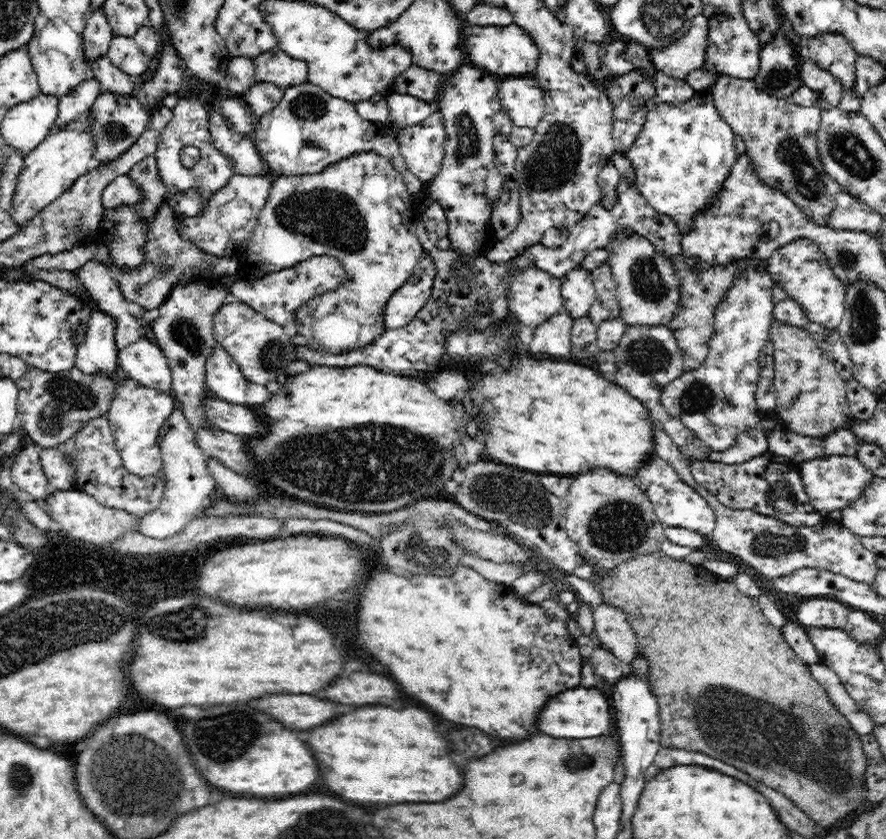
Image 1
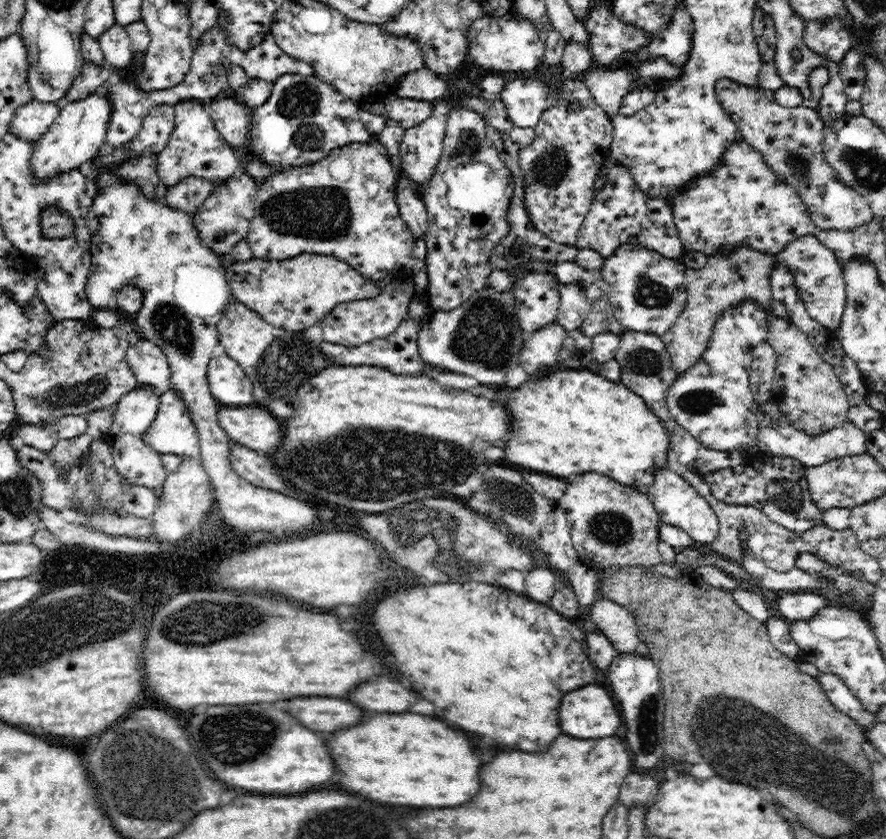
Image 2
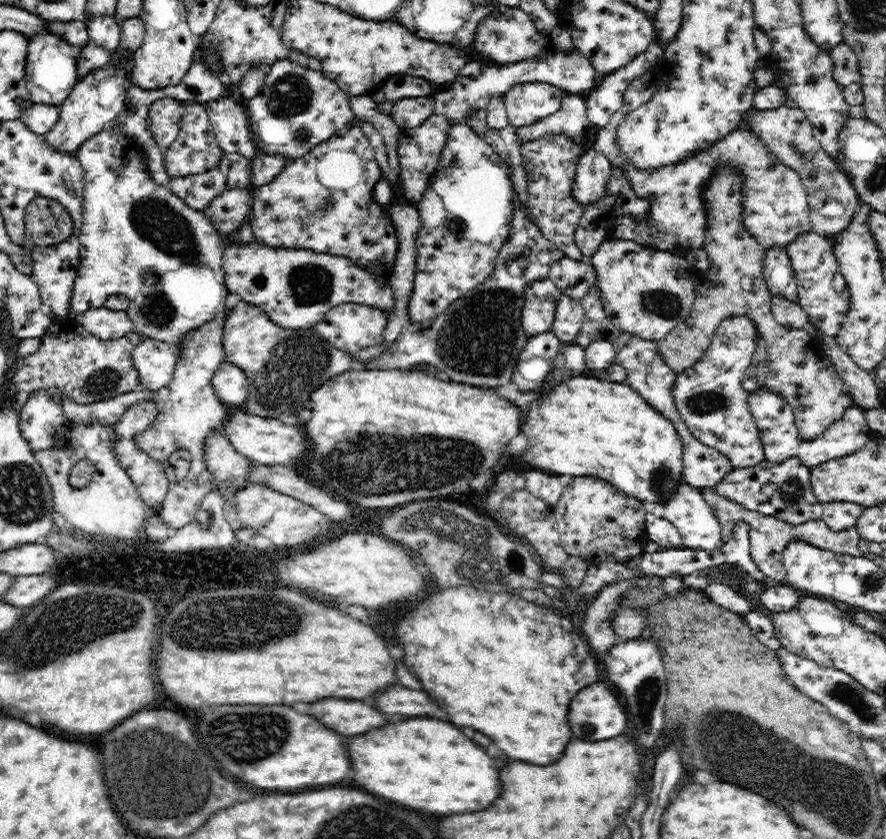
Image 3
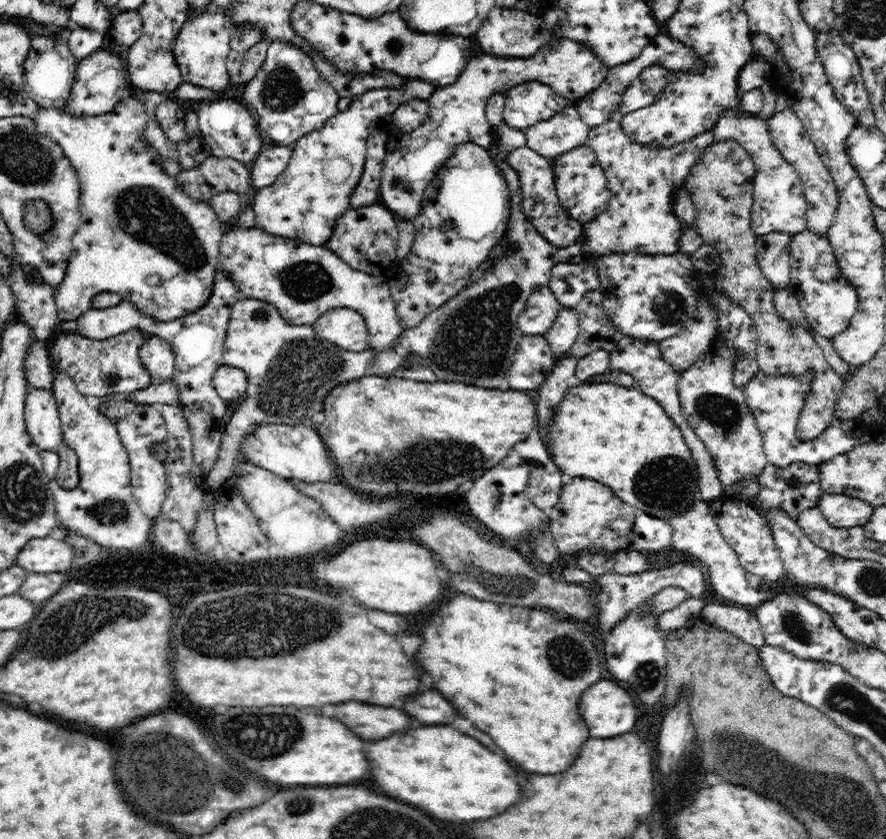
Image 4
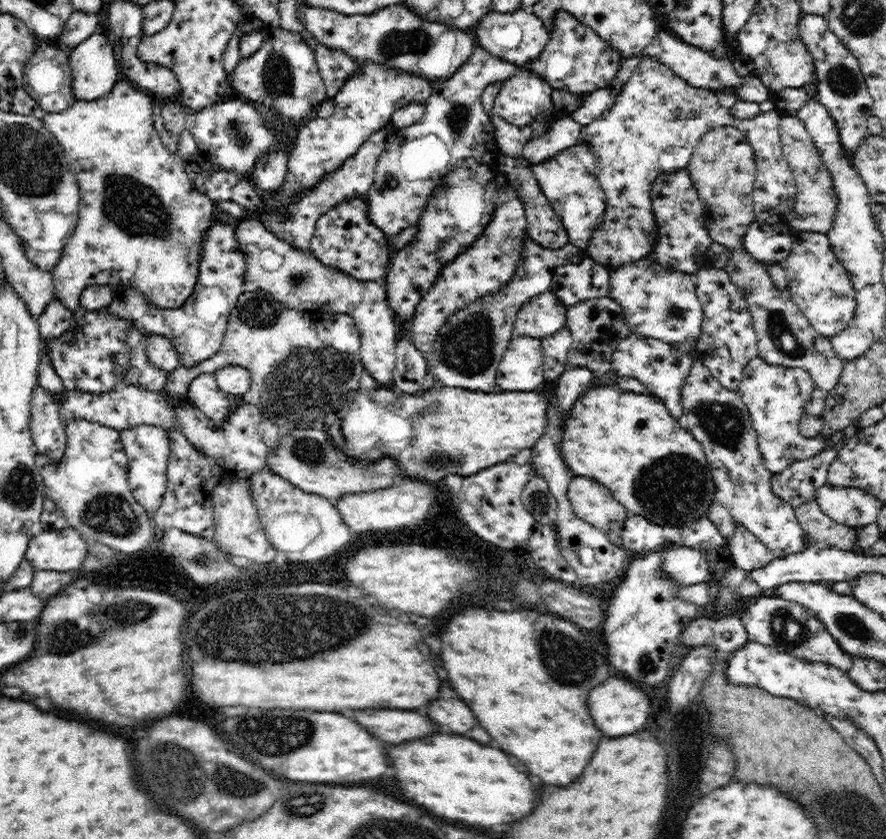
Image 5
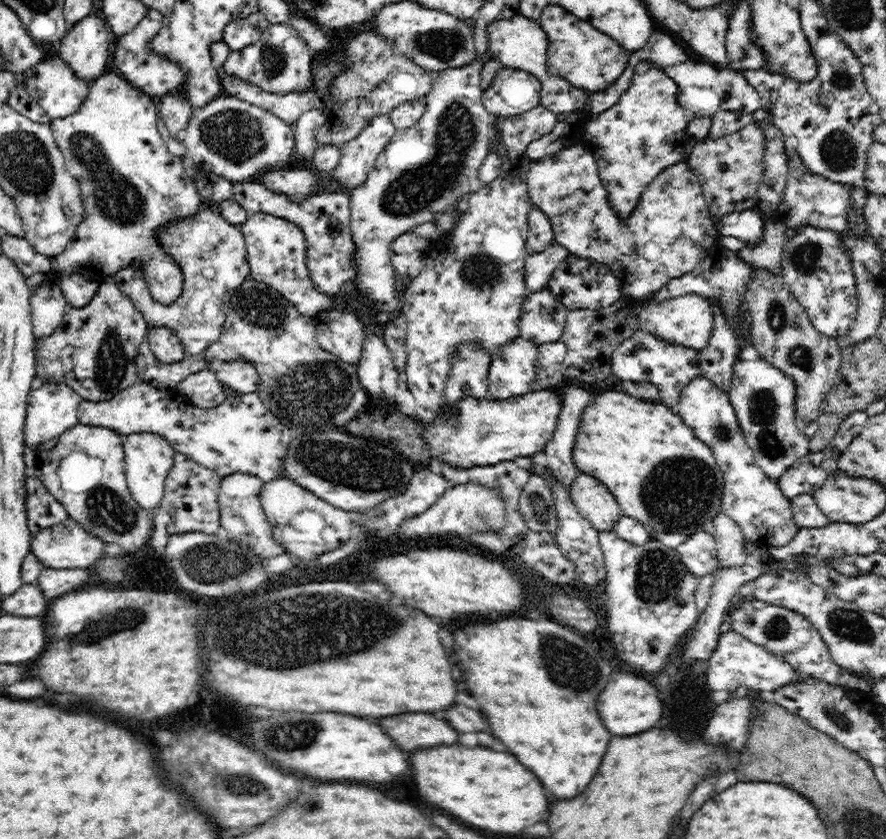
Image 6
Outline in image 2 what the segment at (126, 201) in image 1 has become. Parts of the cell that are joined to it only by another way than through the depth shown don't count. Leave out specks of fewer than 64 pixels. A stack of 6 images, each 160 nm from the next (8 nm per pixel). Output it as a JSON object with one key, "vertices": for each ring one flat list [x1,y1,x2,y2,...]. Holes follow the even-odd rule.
{"vertices":[[141,155,131,158,120,164,116,170,116,177,132,181,132,184,136,183,146,198,150,198,152,201,158,199,156,188,162,183,156,170,155,157,155,155]]}

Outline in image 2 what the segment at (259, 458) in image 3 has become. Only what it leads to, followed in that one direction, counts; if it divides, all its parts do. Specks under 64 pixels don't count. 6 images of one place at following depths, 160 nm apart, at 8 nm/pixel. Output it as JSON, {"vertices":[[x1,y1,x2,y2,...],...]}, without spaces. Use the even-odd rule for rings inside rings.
{"vertices":[[220,406,219,425,231,442,247,445,261,455,272,452,280,445,280,422,259,406]]}

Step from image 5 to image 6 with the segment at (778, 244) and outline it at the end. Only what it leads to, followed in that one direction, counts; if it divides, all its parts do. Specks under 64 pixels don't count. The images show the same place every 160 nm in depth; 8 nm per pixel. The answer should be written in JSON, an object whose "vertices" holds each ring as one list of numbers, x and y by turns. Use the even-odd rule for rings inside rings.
{"vertices":[[754,210,728,214,714,227,720,236,733,236,747,246,756,246,763,239,765,220]]}

